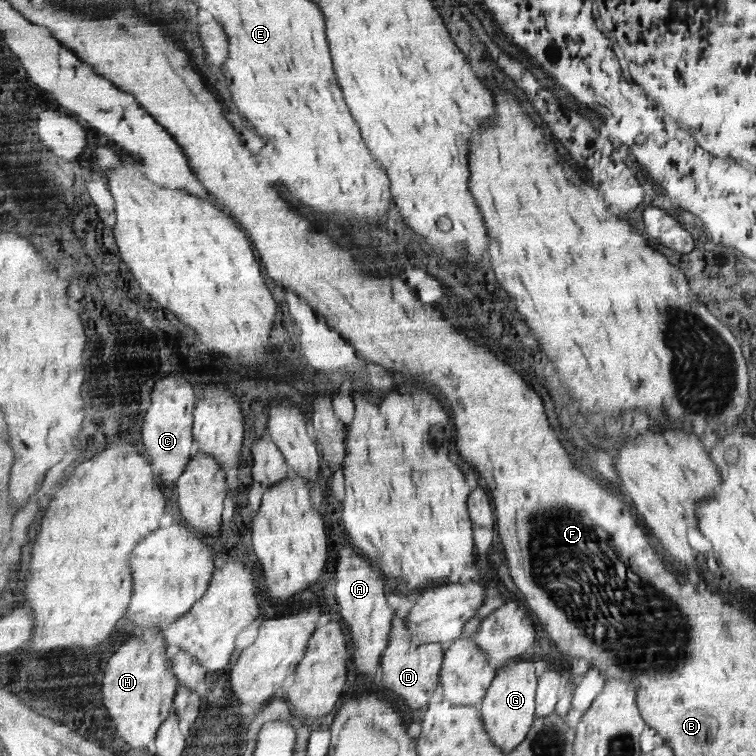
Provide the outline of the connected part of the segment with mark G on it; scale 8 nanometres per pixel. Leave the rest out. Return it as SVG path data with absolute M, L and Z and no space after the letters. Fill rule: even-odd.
M526 659L515 666L505 665L503 674L499 672L499 678L495 678L495 682L491 684L491 690L487 692L487 698L483 700L485 726L491 740L495 746L503 750L503 754L509 754L518 749L530 734L536 719L536 696L540 672L540 664L533 664Z

